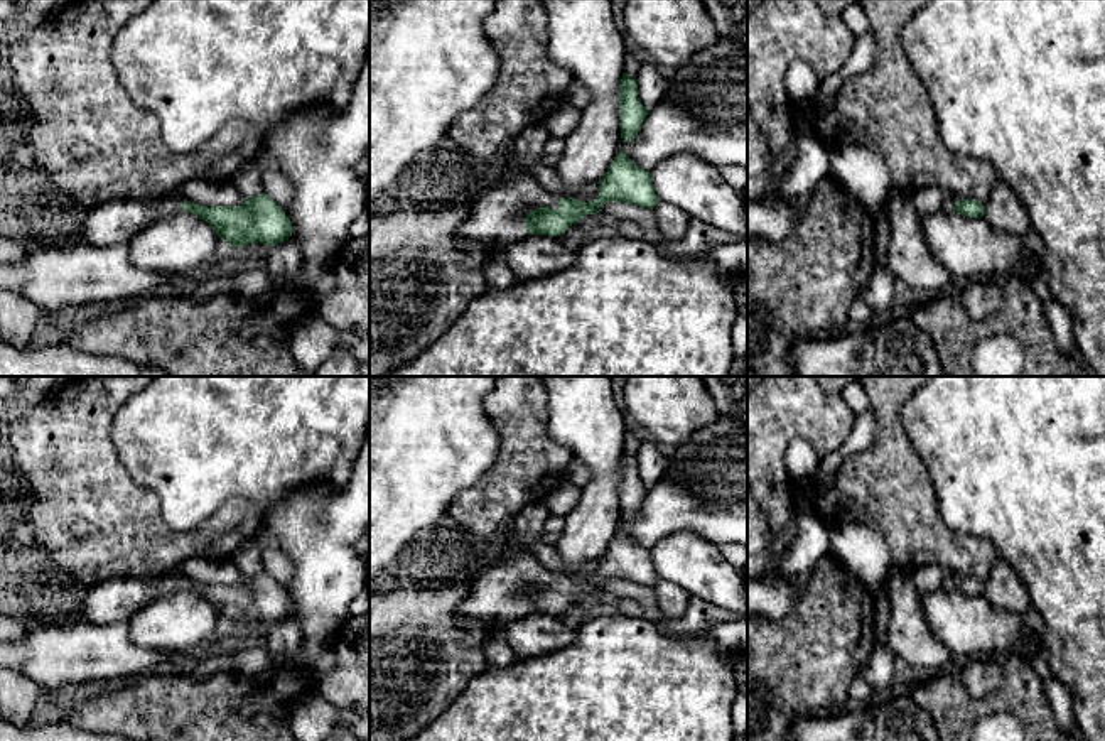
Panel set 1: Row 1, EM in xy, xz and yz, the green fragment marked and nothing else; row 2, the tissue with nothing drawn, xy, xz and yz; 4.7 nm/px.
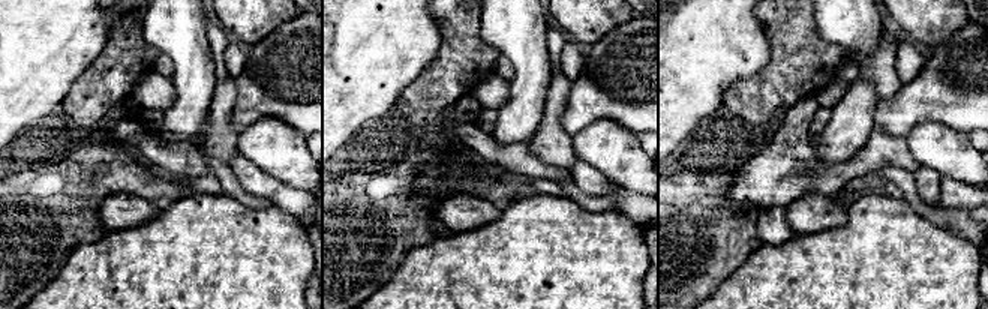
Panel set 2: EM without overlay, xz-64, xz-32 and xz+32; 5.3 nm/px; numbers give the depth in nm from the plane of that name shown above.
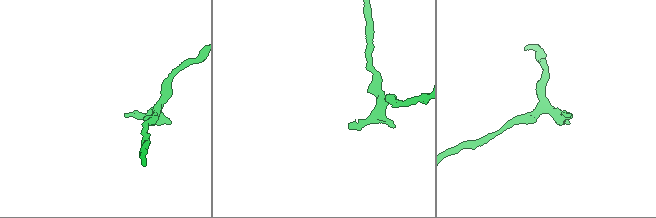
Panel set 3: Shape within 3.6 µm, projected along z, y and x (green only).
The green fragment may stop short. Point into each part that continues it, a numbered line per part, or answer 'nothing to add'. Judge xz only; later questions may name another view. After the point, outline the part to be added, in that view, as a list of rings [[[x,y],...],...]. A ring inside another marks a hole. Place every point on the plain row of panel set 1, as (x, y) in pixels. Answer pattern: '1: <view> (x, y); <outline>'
1: xz (496, 596); [[[542,501],[525,506],[515,517],[513,532],[503,538],[503,552],[479,571],[455,608],[459,614],[503,628],[530,613],[525,606],[530,589],[548,582],[558,587],[563,574],[548,571],[530,550],[550,517]]]

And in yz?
1: yz (947, 584); [[[946,572],[945,577],[943,577],[943,581],[941,581],[940,589],[943,589],[946,592],[955,591],[953,584],[957,582],[957,579],[958,579],[957,576]]]

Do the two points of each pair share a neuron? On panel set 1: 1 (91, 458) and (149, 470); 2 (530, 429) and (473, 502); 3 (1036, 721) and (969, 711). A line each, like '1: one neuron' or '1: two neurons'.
1: two neurons
2: one neuron
3: one neuron

